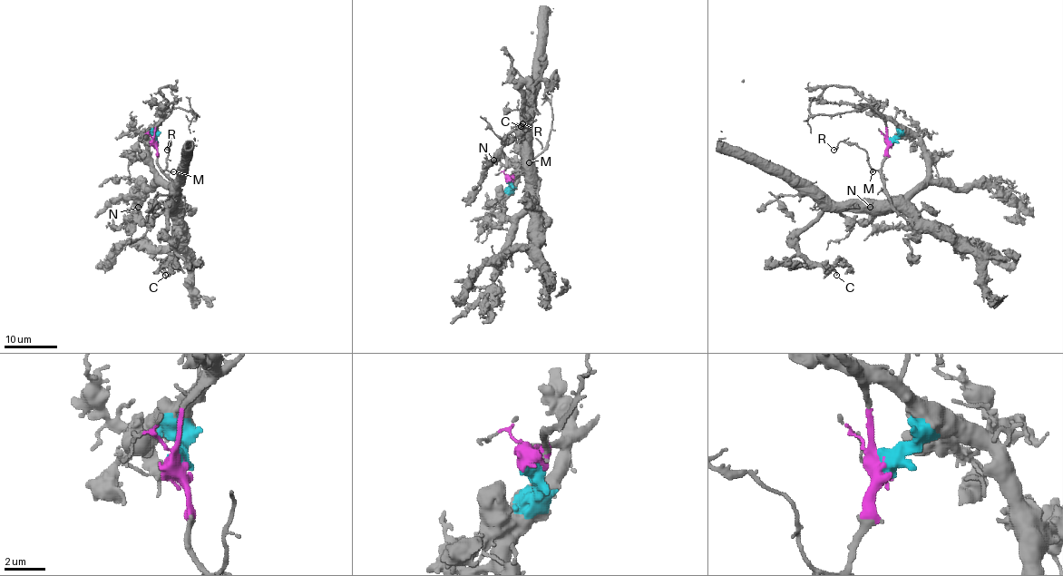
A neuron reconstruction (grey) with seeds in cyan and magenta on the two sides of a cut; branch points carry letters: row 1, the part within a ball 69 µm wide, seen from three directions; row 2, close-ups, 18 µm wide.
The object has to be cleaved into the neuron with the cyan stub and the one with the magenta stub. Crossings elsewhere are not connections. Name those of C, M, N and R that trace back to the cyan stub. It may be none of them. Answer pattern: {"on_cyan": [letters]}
{"on_cyan": ["C", "N"]}

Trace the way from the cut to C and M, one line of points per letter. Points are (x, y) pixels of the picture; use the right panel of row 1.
C: (891, 141), (913, 135), (926, 176), (866, 210), (823, 210), (794, 238), (801, 254), (837, 275)
M: (890, 141), (883, 165), (872, 170)

